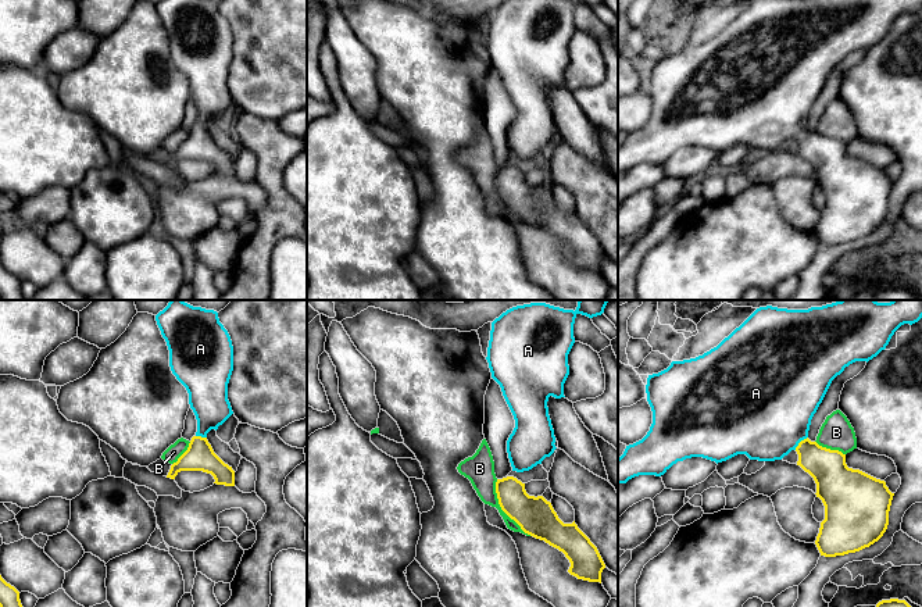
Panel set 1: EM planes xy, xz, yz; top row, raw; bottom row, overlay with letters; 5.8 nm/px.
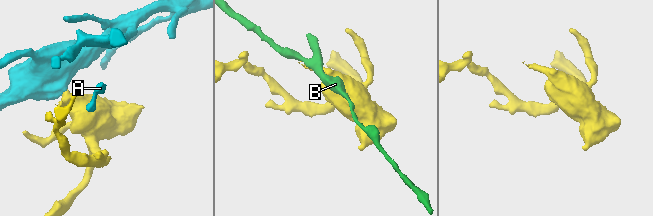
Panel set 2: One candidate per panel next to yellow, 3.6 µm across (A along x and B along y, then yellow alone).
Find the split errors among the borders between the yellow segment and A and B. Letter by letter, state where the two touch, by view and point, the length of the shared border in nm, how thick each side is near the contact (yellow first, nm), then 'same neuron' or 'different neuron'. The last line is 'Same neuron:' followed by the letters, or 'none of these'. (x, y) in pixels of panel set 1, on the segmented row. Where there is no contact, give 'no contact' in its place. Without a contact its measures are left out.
A: contact yz (800, 442); length 110 nm; calibres 220 and 500 nm; same neuron
B: contact xz (501, 509); length 380 nm; calibres 220 and 160 nm; different neuron
Same neuron: A

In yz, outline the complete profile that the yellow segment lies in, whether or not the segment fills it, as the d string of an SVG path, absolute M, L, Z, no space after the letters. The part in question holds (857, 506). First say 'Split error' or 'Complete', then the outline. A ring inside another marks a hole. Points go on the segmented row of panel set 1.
Split error. M840 300L808 310L787 310L772 306L757 308L739 328L716 347L696 358L672 361L671 365L648 375L646 393L653 411L653 424L647 435L626 446L618 458L618 483L626 483L639 475L664 475L673 464L692 457L722 463L737 454L750 460L782 460L791 450L798 454L797 465L816 483L816 497L825 506L815 544L825 557L860 551L878 542L887 529L889 511L894 493L885 481L860 469L848 468L846 454L830 450L808 439L811 419L822 403L832 381L855 361L869 361L886 349L894 332L904 324L922 318L922 300Z

